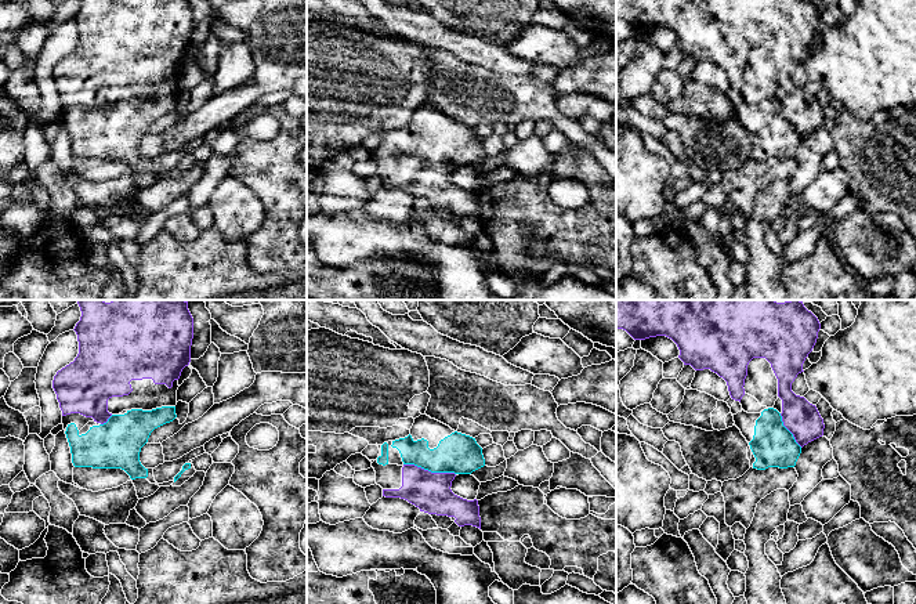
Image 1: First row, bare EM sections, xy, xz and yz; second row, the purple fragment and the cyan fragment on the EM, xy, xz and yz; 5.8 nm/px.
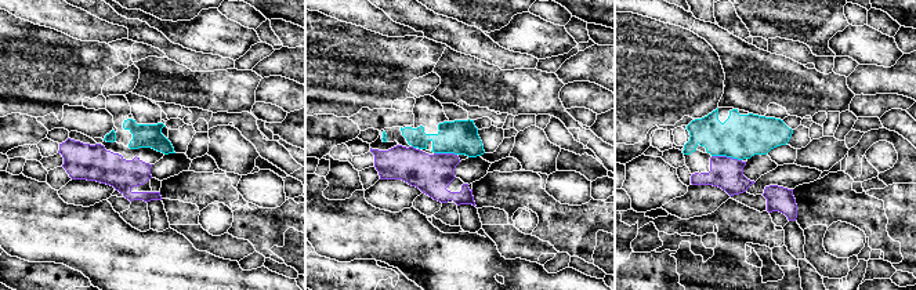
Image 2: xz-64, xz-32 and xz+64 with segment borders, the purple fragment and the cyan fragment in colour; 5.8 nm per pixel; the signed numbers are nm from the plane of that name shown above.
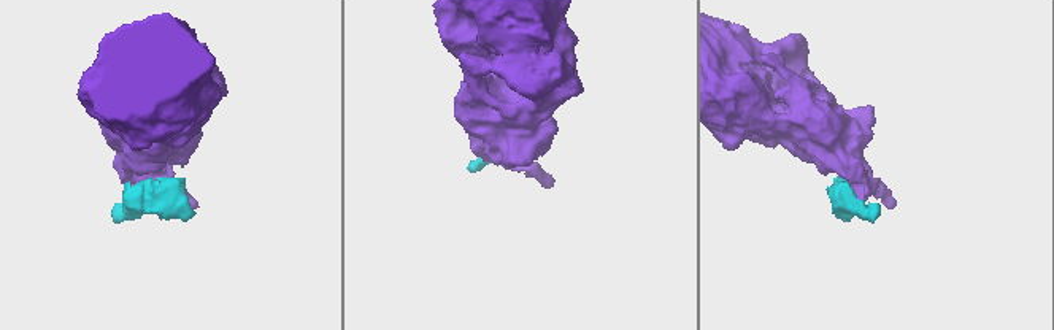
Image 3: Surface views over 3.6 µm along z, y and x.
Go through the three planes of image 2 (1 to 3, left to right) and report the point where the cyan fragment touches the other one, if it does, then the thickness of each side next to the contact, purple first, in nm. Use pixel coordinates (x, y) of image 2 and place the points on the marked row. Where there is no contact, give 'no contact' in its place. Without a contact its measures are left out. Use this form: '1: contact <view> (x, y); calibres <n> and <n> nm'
1: no contact
2: contact xz-32 (445, 153); calibres 220 and 200 nm
3: contact xz+64 (726, 156); calibres 190 and 260 nm

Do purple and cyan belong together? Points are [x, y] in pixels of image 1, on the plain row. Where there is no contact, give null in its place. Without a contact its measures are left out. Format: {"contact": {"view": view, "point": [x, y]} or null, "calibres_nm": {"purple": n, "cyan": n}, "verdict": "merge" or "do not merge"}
{"contact": {"view": "xz", "point": [430, 162]}, "calibres_nm": {"purple": 220, "cyan": 240}, "verdict": "merge"}

